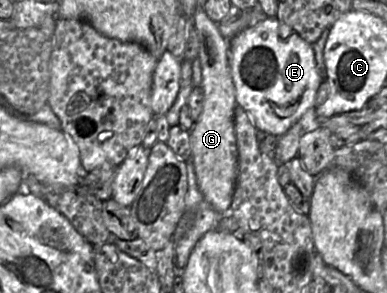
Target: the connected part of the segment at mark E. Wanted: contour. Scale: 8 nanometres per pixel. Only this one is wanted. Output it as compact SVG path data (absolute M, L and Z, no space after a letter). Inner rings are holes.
M266 17L249 26L230 40L229 65L235 86L235 98L252 118L258 130L282 136L310 108L322 82L317 69L313 44L292 30L286 39L280 37L281 22Z

